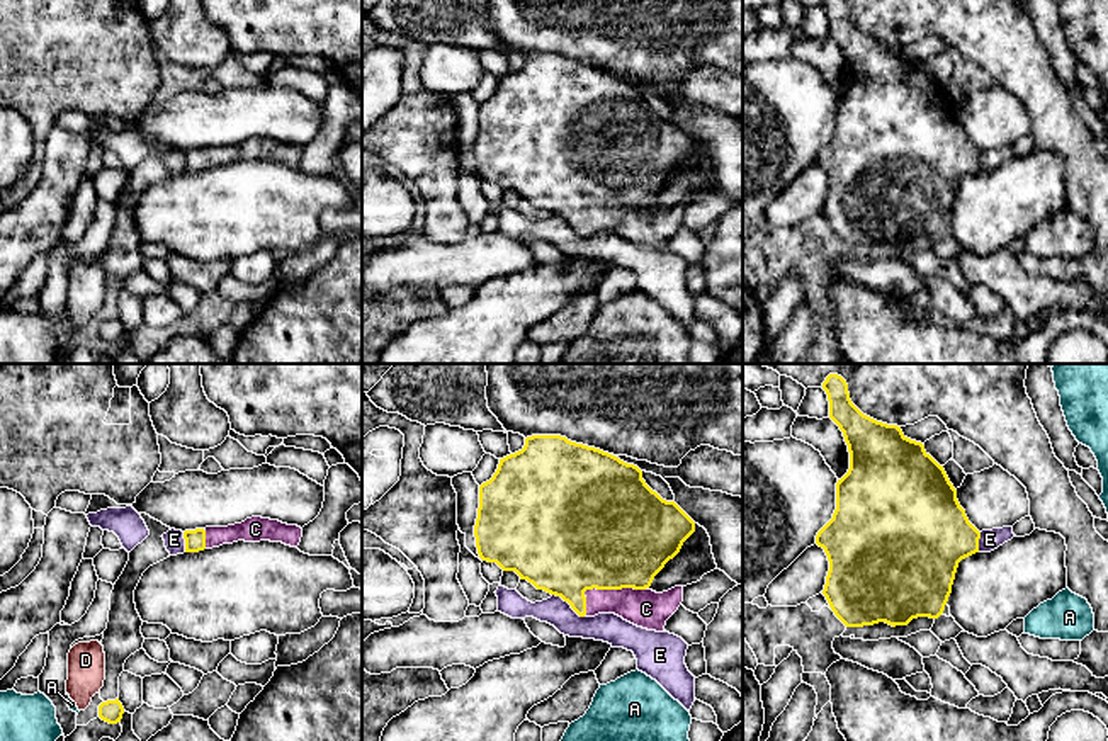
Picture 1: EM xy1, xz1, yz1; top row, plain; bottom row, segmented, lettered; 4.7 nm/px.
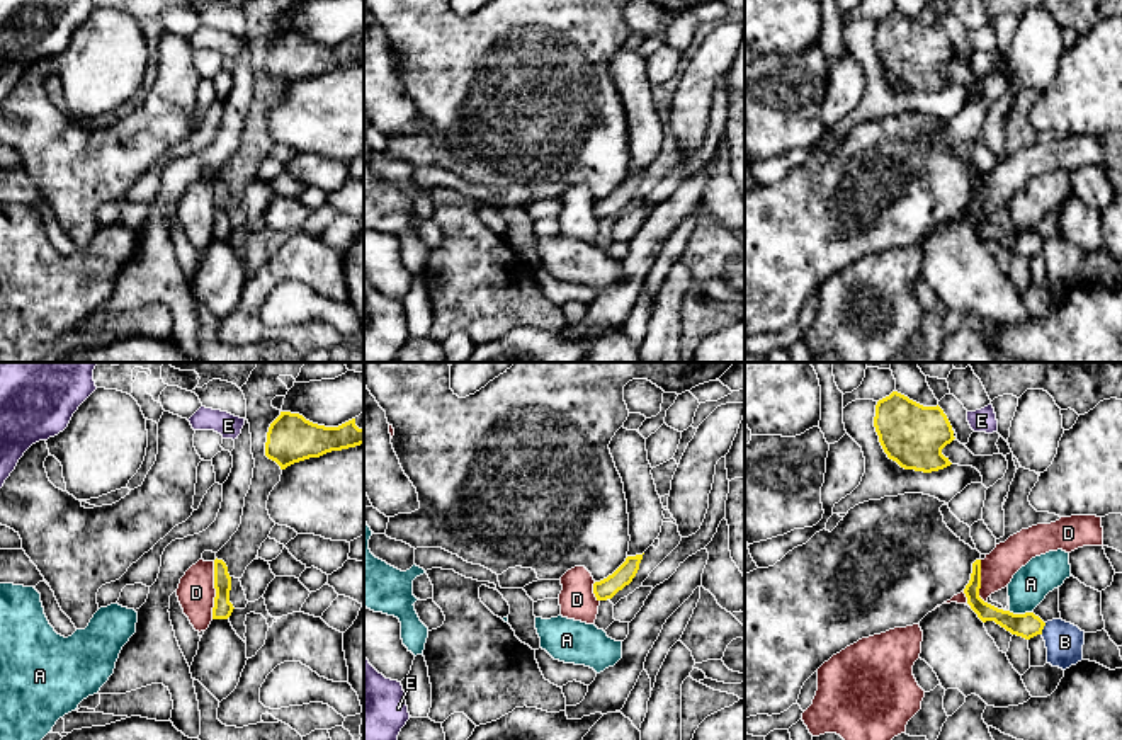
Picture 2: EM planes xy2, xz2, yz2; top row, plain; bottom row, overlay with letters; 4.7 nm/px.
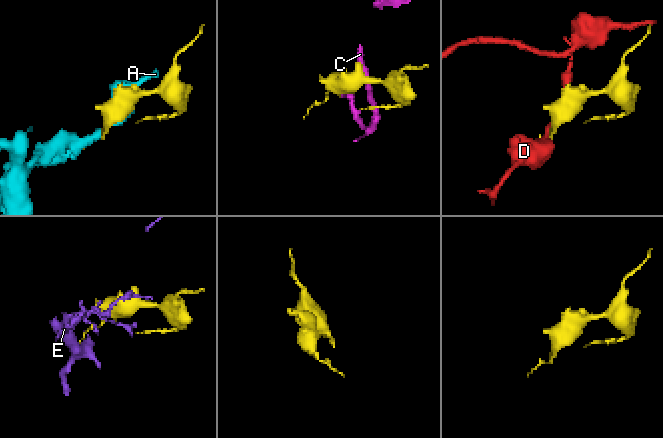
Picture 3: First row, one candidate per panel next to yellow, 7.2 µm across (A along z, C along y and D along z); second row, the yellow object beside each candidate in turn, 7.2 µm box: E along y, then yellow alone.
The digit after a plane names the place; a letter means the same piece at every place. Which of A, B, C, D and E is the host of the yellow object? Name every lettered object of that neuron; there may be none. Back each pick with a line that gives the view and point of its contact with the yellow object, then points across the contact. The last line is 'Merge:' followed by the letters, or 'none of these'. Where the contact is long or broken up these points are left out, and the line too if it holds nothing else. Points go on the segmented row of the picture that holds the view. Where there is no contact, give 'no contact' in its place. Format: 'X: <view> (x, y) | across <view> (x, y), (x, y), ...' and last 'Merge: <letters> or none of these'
C: xz1 (602, 588)
Merge: C

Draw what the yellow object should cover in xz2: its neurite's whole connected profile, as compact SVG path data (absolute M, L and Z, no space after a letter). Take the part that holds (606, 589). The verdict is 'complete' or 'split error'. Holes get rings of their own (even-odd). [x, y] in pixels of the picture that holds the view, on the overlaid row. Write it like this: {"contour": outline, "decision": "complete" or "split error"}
{"contour": "M643 555L627 556L626 561L607 578L593 583L597 601L612 599L619 590L632 582L639 570Z", "decision": "complete"}

